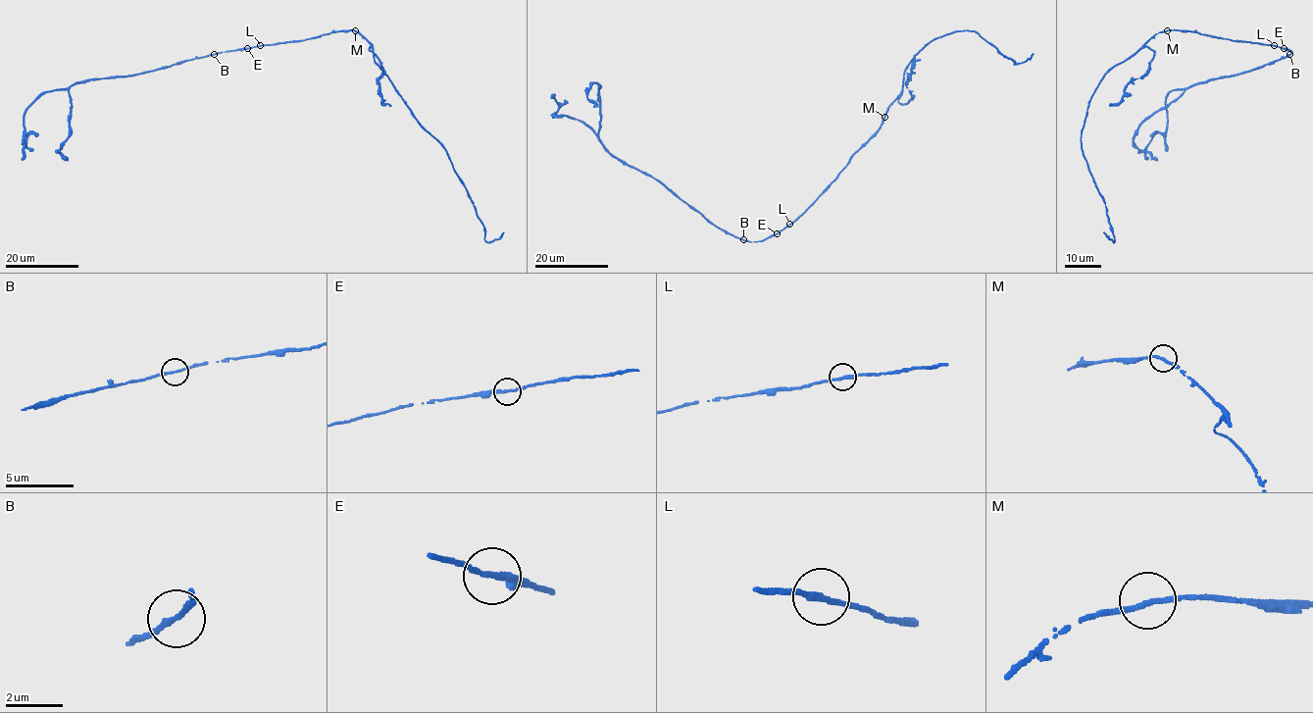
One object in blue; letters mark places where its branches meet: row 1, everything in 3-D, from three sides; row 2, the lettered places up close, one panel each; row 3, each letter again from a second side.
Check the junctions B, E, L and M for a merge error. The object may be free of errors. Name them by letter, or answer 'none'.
none

